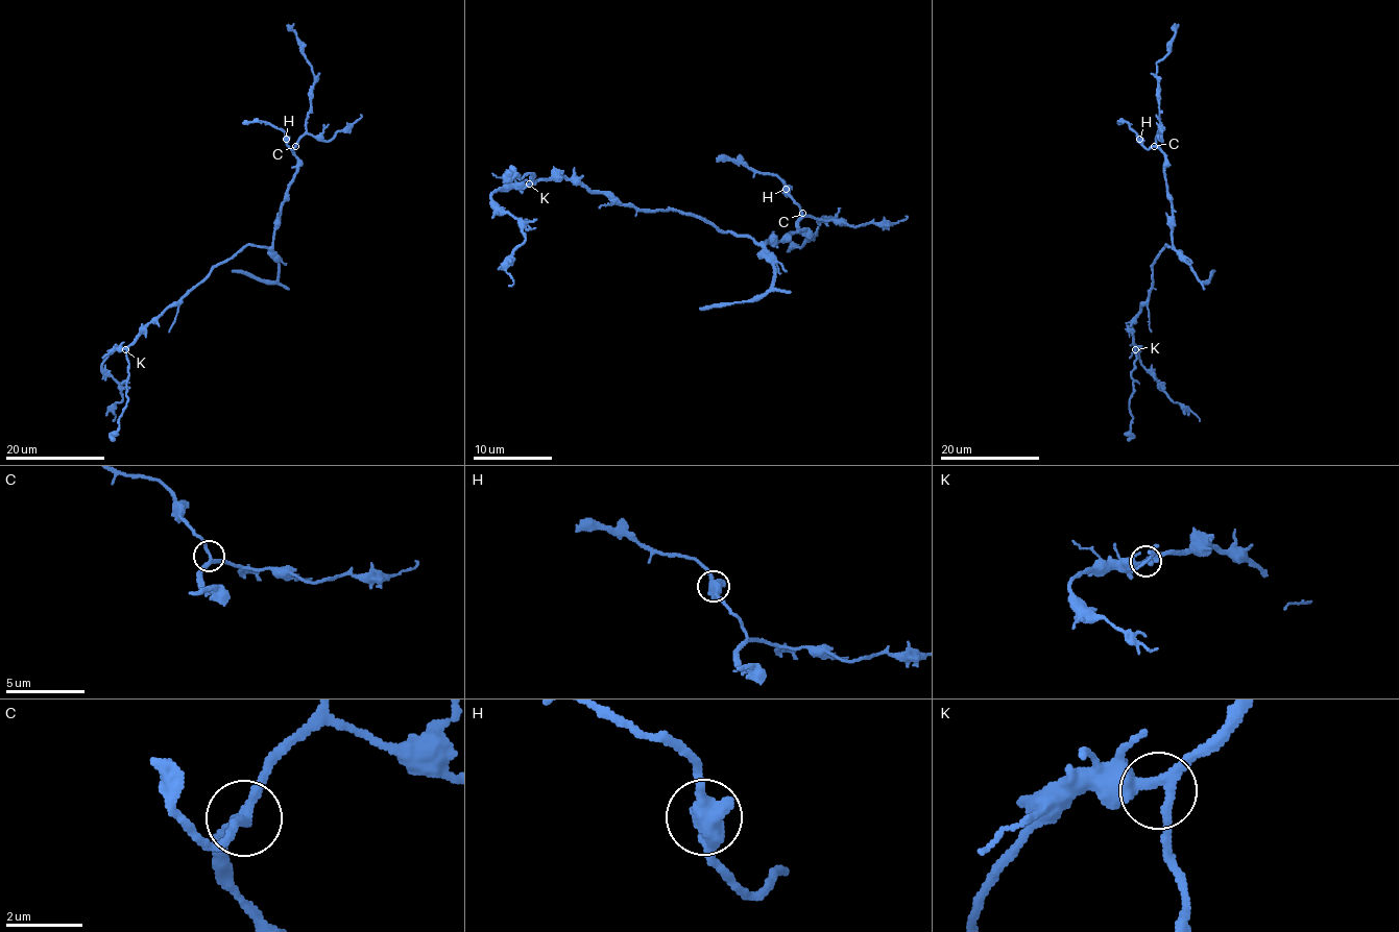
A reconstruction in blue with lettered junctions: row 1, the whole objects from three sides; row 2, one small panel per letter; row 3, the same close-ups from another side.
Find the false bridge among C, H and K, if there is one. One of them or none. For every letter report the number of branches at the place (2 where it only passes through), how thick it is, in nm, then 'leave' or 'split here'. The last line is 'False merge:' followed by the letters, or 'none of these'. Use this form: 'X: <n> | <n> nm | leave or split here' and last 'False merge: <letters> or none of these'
C: 3 | 220 nm | leave
H: 2 | 650 nm | leave
K: 3 | 300 nm | leave
False merge: none of these

